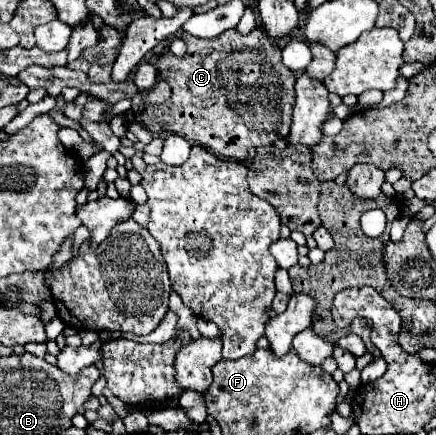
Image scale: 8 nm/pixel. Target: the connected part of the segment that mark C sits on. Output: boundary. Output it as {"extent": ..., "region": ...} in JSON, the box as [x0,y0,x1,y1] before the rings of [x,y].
{"extent":[142,28,296,160],"region":[[[260,28],[242,36],[226,30],[216,38],[180,36],[188,50],[184,56],[164,52],[156,62],[158,76],[172,88],[170,100],[146,106],[142,122],[150,132],[164,130],[186,136],[192,144],[202,144],[218,158],[246,160],[250,148],[272,146],[290,132],[290,112],[294,104],[296,76],[282,64],[280,46],[270,44]]]}

